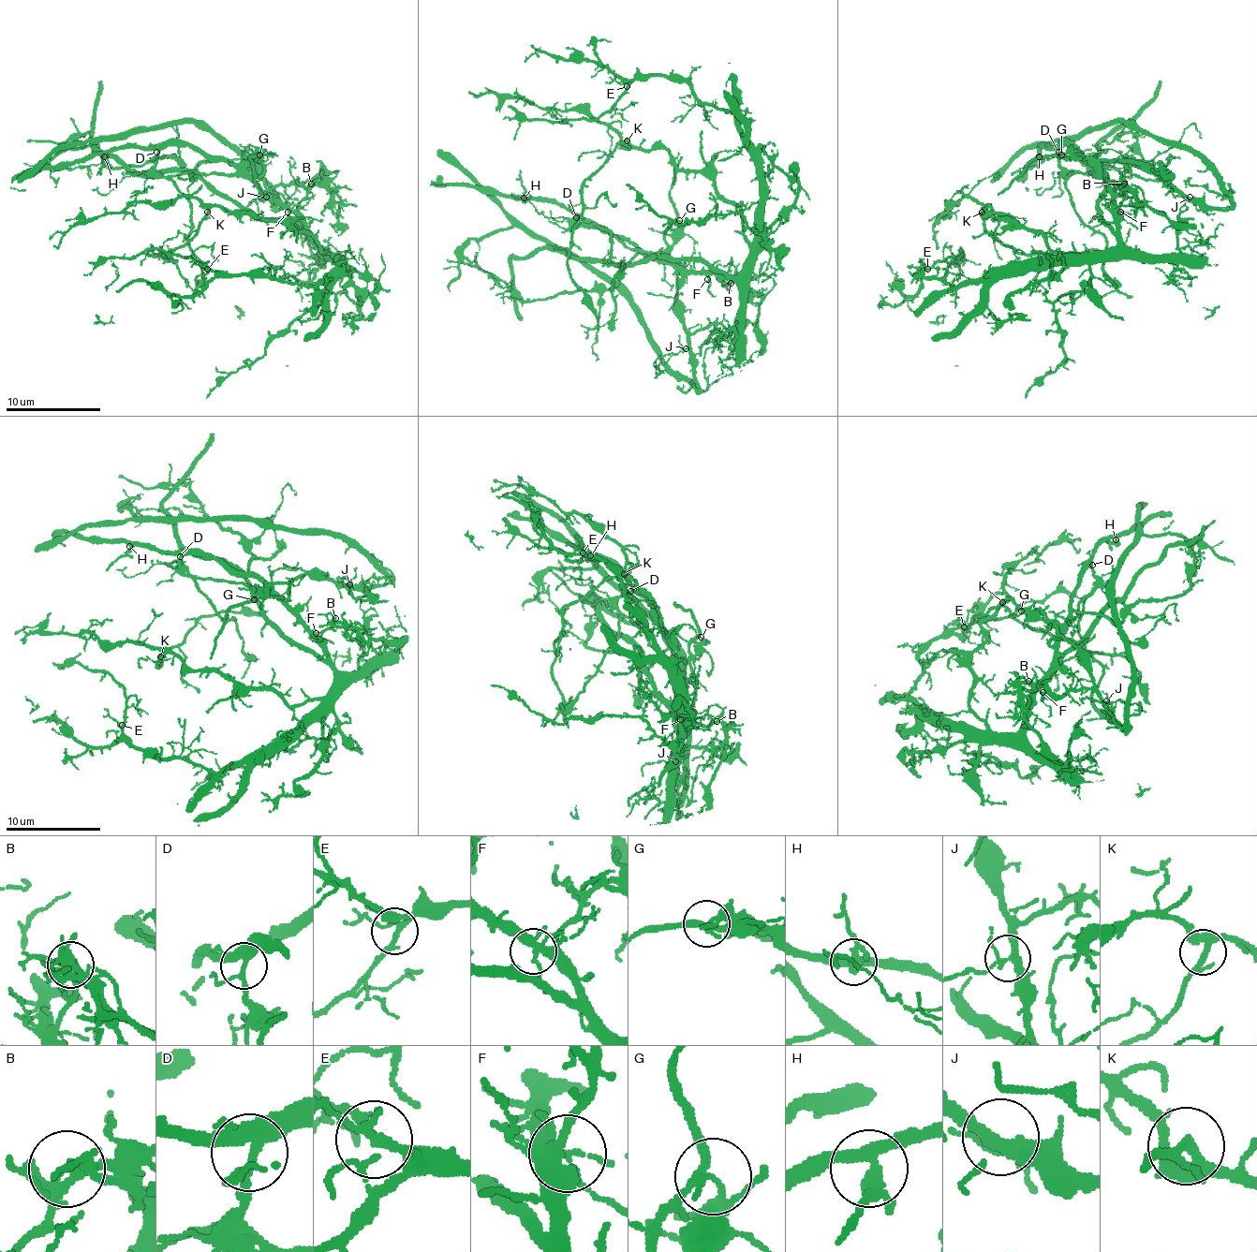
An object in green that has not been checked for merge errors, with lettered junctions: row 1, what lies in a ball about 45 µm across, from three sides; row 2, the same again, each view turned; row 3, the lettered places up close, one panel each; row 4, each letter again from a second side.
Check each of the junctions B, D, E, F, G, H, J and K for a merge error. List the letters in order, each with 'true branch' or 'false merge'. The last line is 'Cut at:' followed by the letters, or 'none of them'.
B: false merge
D: true branch
E: true branch
F: true branch
G: false merge
H: true branch
J: true branch
K: true branch
Cut at: B, G

